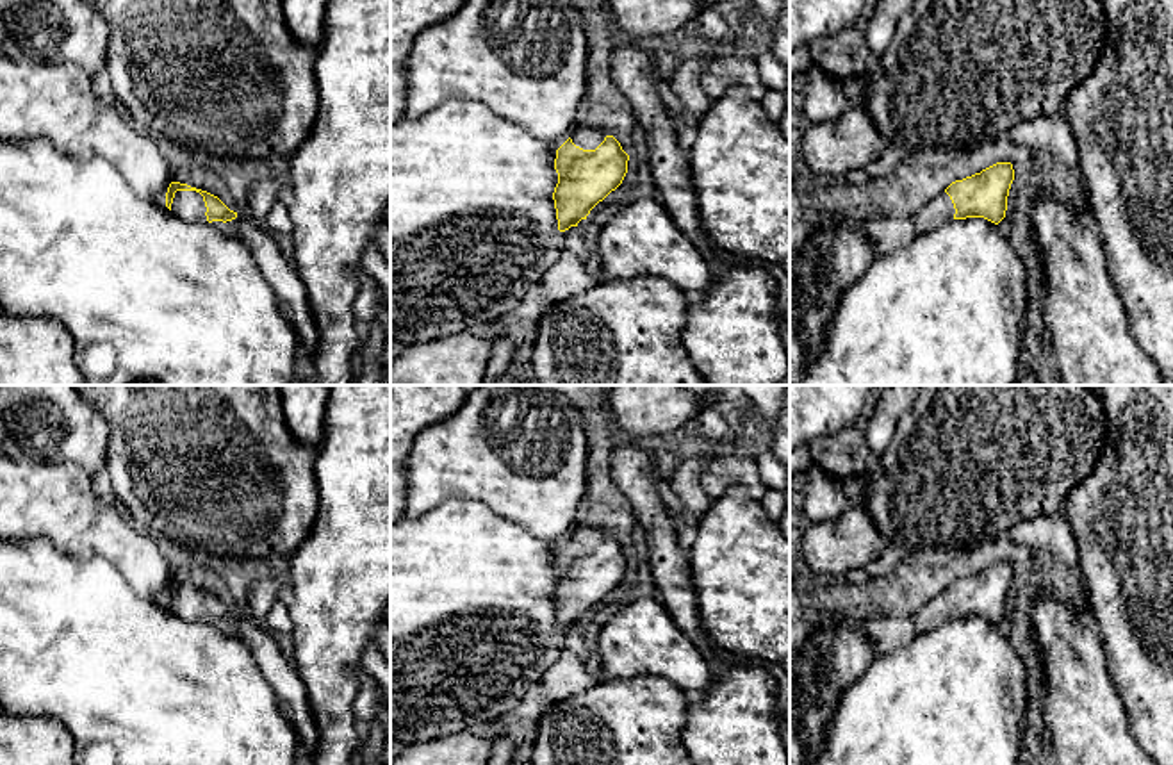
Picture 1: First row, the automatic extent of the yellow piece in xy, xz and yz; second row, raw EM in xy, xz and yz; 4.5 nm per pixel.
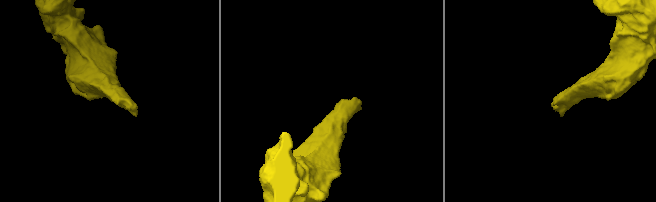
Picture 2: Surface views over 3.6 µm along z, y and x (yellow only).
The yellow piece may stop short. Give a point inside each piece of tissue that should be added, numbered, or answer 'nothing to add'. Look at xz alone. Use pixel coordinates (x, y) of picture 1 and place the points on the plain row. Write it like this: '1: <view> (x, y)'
1: xz (589, 539)

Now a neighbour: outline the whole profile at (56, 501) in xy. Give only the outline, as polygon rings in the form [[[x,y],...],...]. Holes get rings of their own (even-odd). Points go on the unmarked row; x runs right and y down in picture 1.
[[[0,451],[0,539],[48,539],[70,556],[105,558],[137,596],[166,605],[173,580],[157,540],[128,522],[116,505],[102,501],[91,487],[91,473],[77,464],[43,464],[25,455],[7,457]]]

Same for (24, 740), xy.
[[[0,710],[0,765],[77,765],[73,736],[53,717],[9,717]]]

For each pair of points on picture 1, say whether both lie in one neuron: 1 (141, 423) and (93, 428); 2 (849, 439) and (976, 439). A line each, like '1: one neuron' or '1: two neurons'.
1: two neurons
2: one neuron

